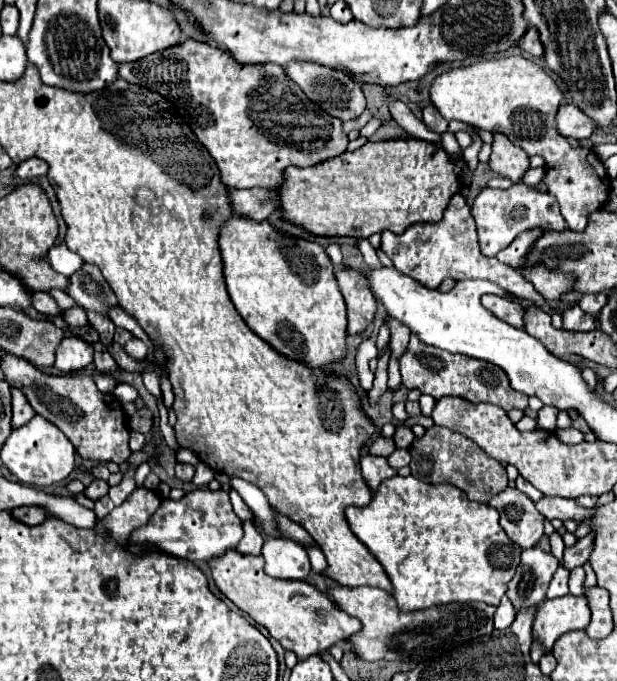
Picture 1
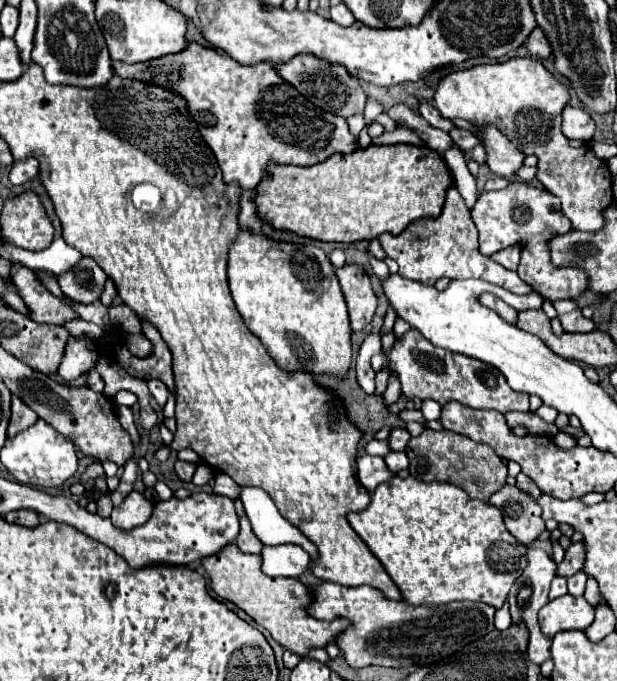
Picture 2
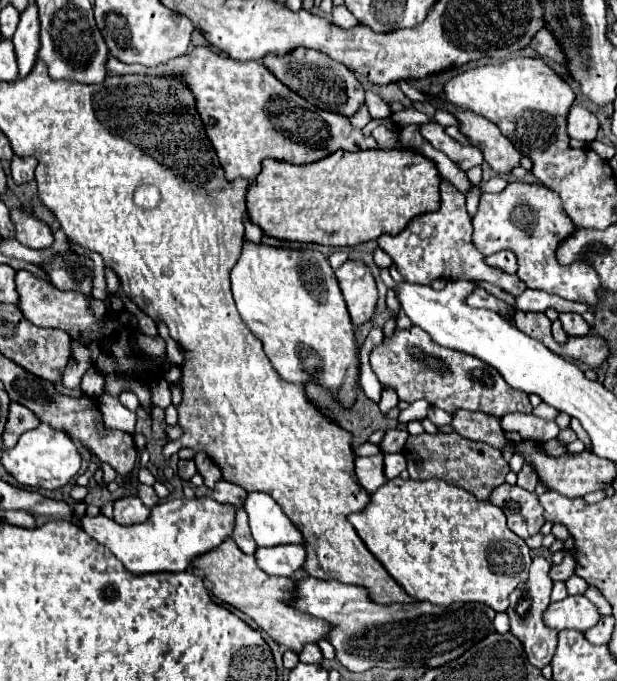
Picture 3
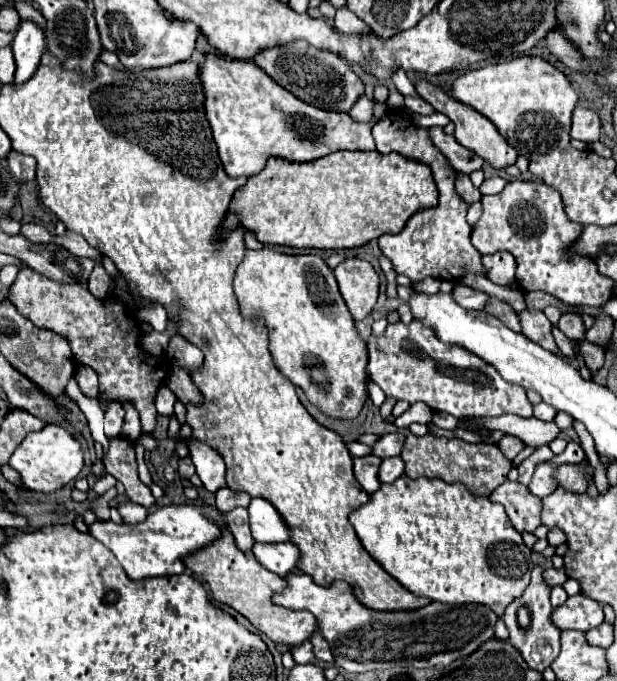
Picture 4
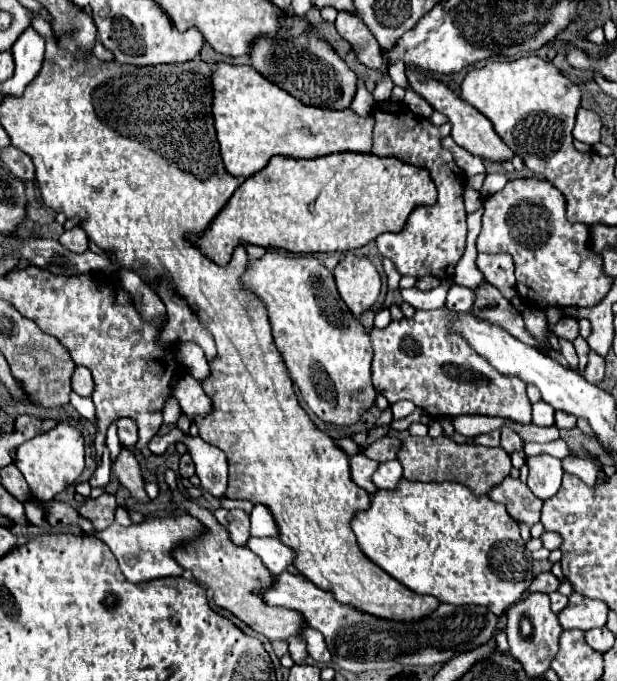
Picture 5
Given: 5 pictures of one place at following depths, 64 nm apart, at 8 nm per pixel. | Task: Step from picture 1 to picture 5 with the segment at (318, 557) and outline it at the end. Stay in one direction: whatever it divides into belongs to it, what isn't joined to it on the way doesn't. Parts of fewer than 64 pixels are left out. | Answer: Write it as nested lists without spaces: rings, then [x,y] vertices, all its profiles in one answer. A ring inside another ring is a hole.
[[[256,504],[252,514],[250,514],[250,534],[252,536],[278,536],[278,528],[276,522],[272,518],[272,514],[268,512],[268,508],[264,508],[262,504]]]

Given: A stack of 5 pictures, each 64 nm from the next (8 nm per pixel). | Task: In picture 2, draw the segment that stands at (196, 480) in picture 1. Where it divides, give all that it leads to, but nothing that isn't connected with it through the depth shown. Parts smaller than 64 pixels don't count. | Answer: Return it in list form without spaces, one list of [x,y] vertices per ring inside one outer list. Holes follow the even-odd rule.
[[[206,464],[197,465],[192,482],[197,486],[203,486],[214,476],[214,471]]]

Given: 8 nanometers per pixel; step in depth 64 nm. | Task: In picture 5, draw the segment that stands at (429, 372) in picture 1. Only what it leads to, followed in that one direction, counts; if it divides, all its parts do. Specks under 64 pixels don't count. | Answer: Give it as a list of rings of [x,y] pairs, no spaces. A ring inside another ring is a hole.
[[[416,310],[412,318],[402,318],[400,322],[390,322],[386,328],[370,330],[372,346],[374,346],[374,362],[372,362],[372,382],[374,388],[386,396],[390,404],[400,400],[412,400],[418,408],[422,408],[428,416],[438,418],[456,418],[460,414],[484,414],[508,418],[518,424],[530,424],[532,408],[526,396],[526,384],[516,376],[502,376],[480,356],[460,334],[450,332],[448,328],[448,312],[440,310]]]

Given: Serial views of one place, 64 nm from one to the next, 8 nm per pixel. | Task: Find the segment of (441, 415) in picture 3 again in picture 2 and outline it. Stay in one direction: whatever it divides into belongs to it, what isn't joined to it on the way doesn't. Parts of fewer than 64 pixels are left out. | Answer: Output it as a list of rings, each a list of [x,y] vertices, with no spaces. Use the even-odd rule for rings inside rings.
[[[426,399],[422,401],[420,411],[427,421],[438,421],[440,419],[441,406],[437,402],[434,402],[434,400]]]

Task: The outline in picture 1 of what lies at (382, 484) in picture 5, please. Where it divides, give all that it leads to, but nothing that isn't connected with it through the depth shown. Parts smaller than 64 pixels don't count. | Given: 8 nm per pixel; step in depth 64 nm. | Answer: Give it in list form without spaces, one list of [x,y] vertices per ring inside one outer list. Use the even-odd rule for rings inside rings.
[[[394,450],[390,456],[388,456],[388,464],[398,470],[402,466],[408,466],[410,464],[410,454],[406,450]]]

